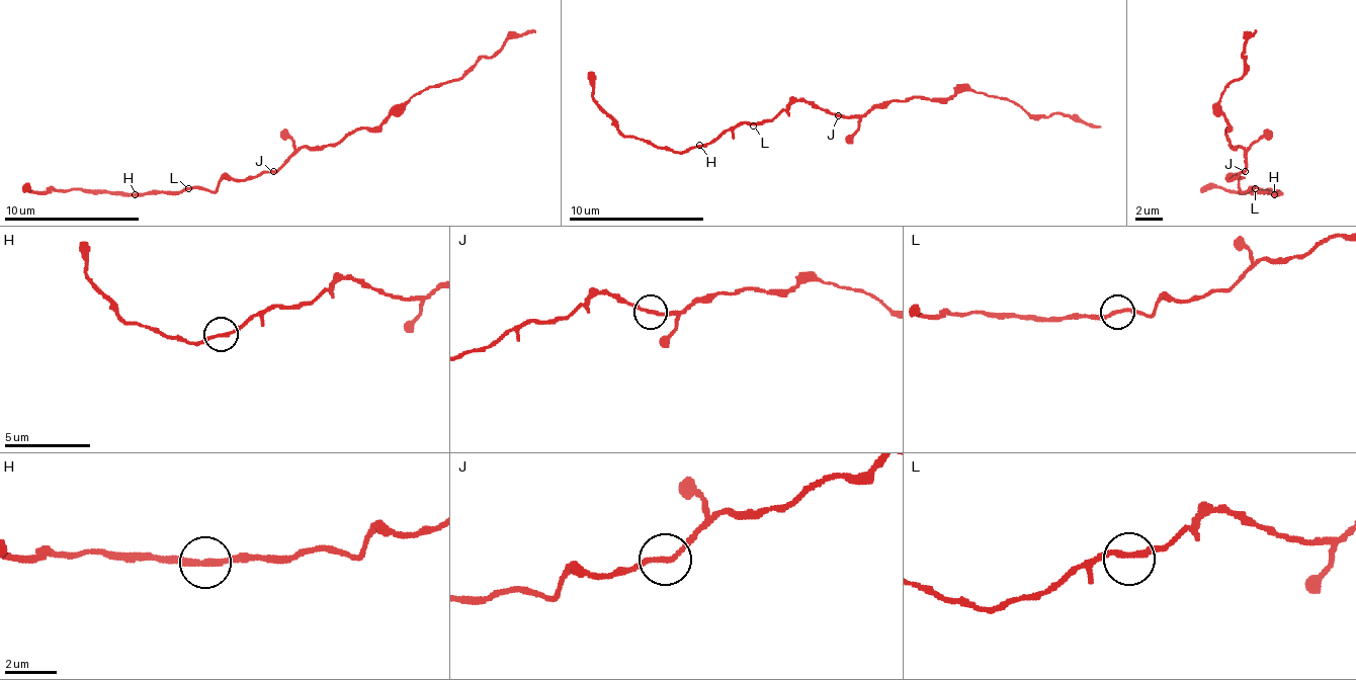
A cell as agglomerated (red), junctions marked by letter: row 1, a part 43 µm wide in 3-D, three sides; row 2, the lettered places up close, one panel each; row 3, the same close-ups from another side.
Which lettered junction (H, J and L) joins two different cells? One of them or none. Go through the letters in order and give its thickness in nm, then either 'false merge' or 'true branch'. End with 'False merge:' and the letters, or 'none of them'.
H: 200 nm | false merge
J: 190 nm | true branch
L: 200 nm | true branch
False merge: H

